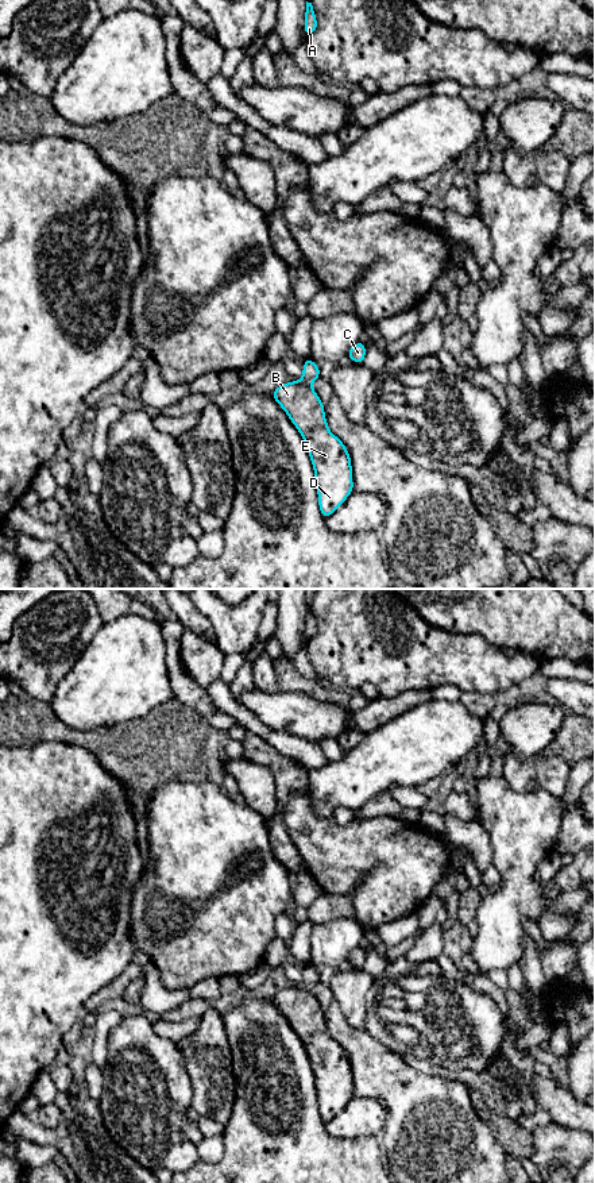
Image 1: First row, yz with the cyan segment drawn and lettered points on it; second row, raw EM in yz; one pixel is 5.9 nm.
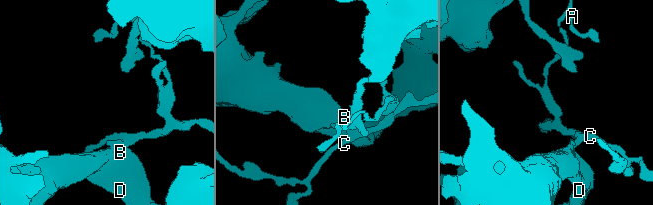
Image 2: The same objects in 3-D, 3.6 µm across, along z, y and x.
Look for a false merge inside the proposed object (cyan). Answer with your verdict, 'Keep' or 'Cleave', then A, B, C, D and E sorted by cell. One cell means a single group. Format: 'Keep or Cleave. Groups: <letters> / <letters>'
Cleave. Groups: A C / B D E

